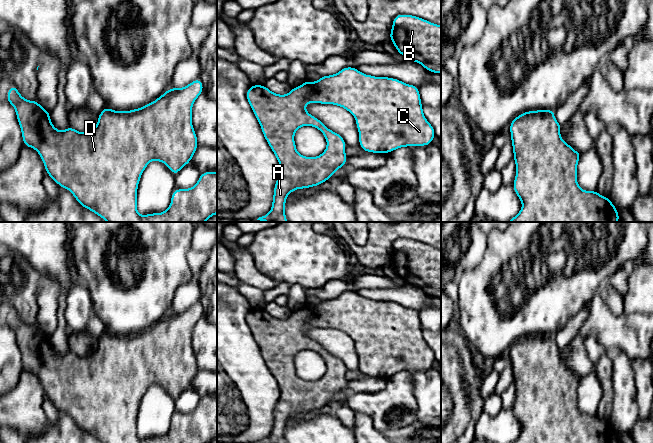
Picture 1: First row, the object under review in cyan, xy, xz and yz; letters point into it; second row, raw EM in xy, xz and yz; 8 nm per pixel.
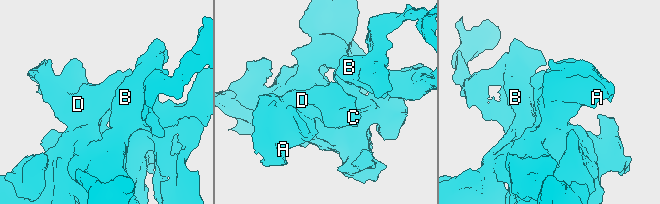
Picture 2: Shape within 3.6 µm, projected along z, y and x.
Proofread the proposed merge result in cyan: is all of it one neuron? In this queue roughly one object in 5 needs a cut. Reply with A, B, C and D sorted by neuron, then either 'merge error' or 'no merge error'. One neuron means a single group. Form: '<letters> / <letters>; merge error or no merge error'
A B C D; no merge error

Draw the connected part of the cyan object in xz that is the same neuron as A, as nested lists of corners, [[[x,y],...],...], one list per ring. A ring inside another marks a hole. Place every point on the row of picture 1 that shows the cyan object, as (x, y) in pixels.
[[[345,67],[336,74],[321,76],[315,82],[305,81],[286,95],[273,93],[264,85],[252,85],[246,92],[246,98],[280,166],[272,208],[267,215],[257,219],[260,221],[288,222],[285,216],[287,196],[300,188],[319,186],[347,162],[344,138],[309,114],[305,109],[308,103],[338,105],[349,111],[356,120],[359,145],[366,152],[387,154],[400,147],[427,146],[435,137],[433,126],[423,114],[418,86],[390,77],[366,75],[354,67]],[[307,125],[320,130],[327,141],[326,149],[317,157],[305,157],[296,149],[295,132]]]

